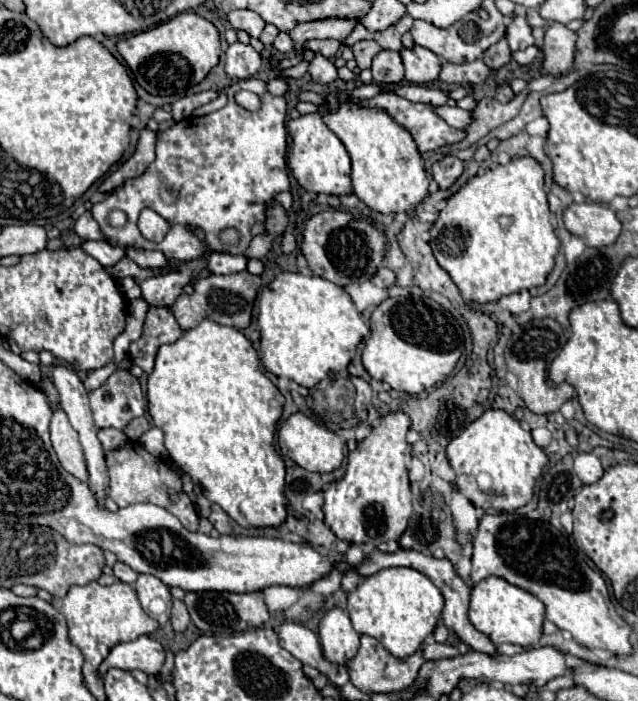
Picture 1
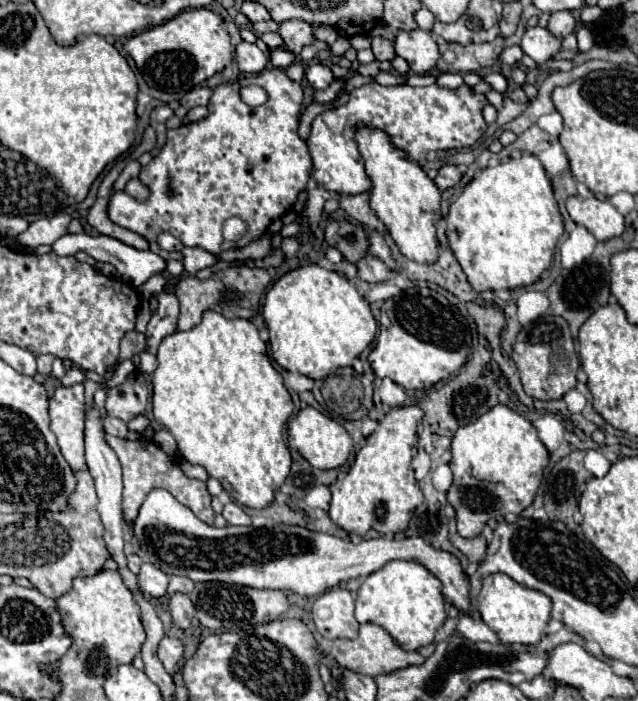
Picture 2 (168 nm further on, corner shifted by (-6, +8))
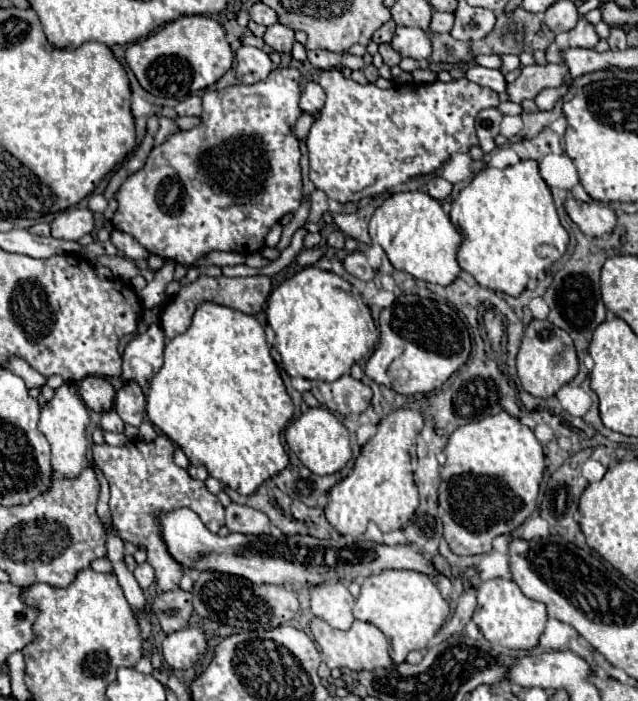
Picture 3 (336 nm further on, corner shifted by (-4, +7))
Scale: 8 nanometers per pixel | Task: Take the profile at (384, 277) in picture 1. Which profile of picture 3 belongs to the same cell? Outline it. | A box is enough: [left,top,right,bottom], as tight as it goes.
[342,251,374,281]

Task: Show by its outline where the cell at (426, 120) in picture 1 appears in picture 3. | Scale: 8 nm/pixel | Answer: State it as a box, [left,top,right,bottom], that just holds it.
[308,69,498,203]

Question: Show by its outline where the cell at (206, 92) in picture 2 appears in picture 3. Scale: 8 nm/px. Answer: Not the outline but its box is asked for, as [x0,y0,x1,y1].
[176,95,202,117]

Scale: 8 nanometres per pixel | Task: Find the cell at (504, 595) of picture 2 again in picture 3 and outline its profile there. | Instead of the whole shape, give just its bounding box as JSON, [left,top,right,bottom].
[472,579,546,651]

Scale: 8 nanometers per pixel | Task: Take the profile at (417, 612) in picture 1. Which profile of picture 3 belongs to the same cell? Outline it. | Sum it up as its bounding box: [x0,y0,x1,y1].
[354,571,450,665]

